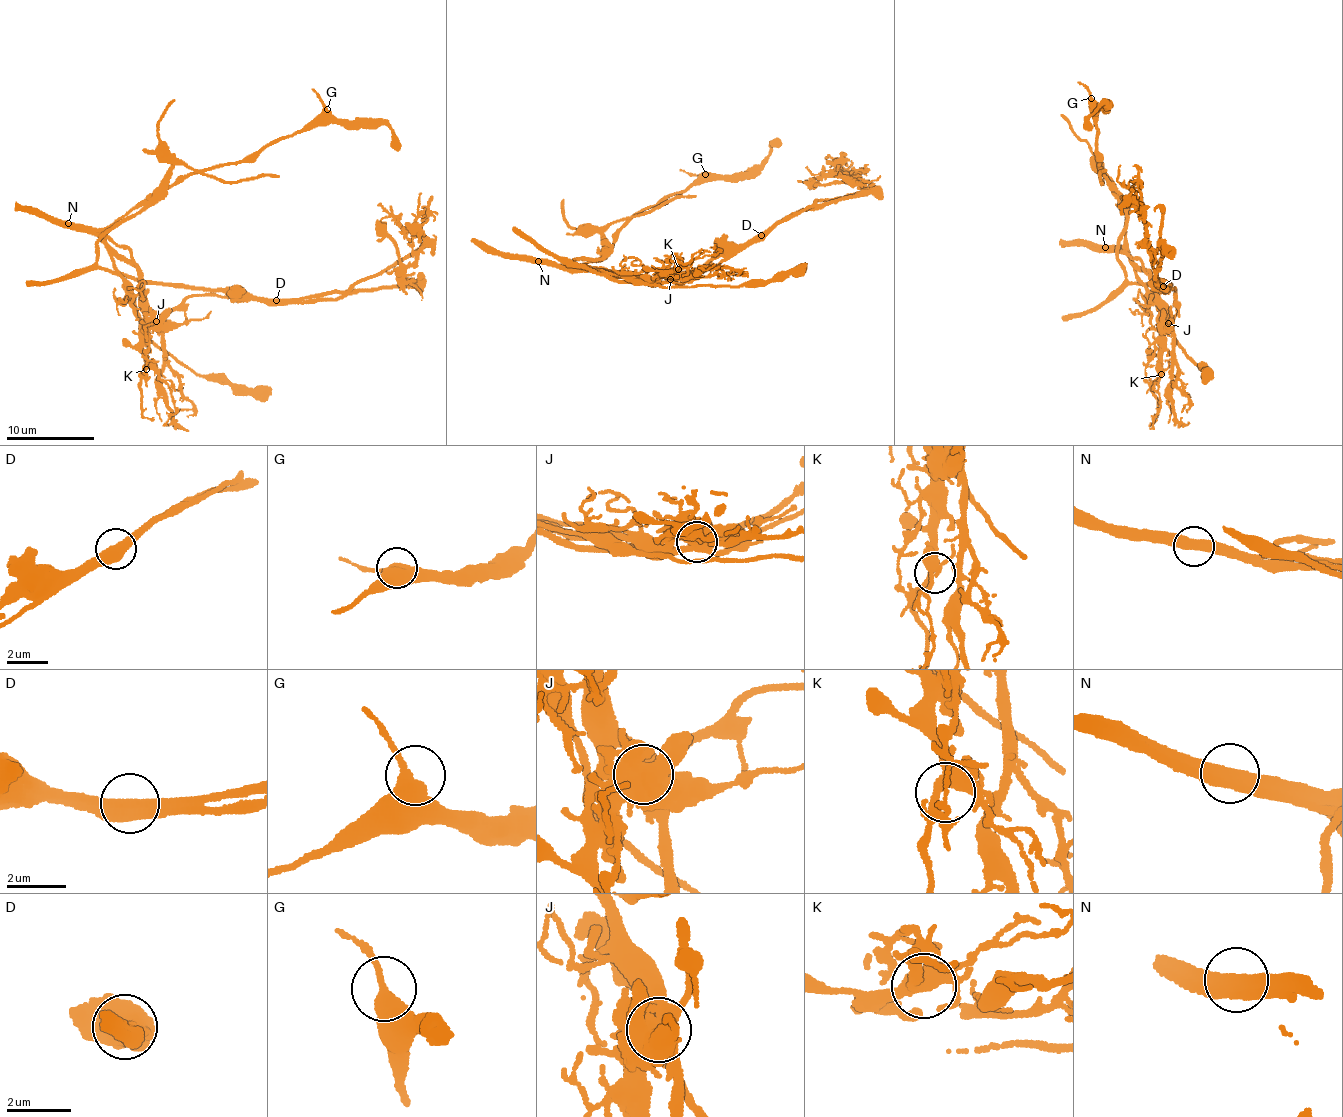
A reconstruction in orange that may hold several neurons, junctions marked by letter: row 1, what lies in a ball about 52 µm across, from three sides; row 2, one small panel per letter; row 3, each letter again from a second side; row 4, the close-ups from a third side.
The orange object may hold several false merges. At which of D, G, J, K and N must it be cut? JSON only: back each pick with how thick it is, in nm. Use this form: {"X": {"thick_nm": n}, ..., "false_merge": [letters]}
{"D": {"thick_nm": 500}, "J": {"thick_nm": 600}, "N": {"thick_nm": 440}, "false_merge": ["D", "J", "N"]}

